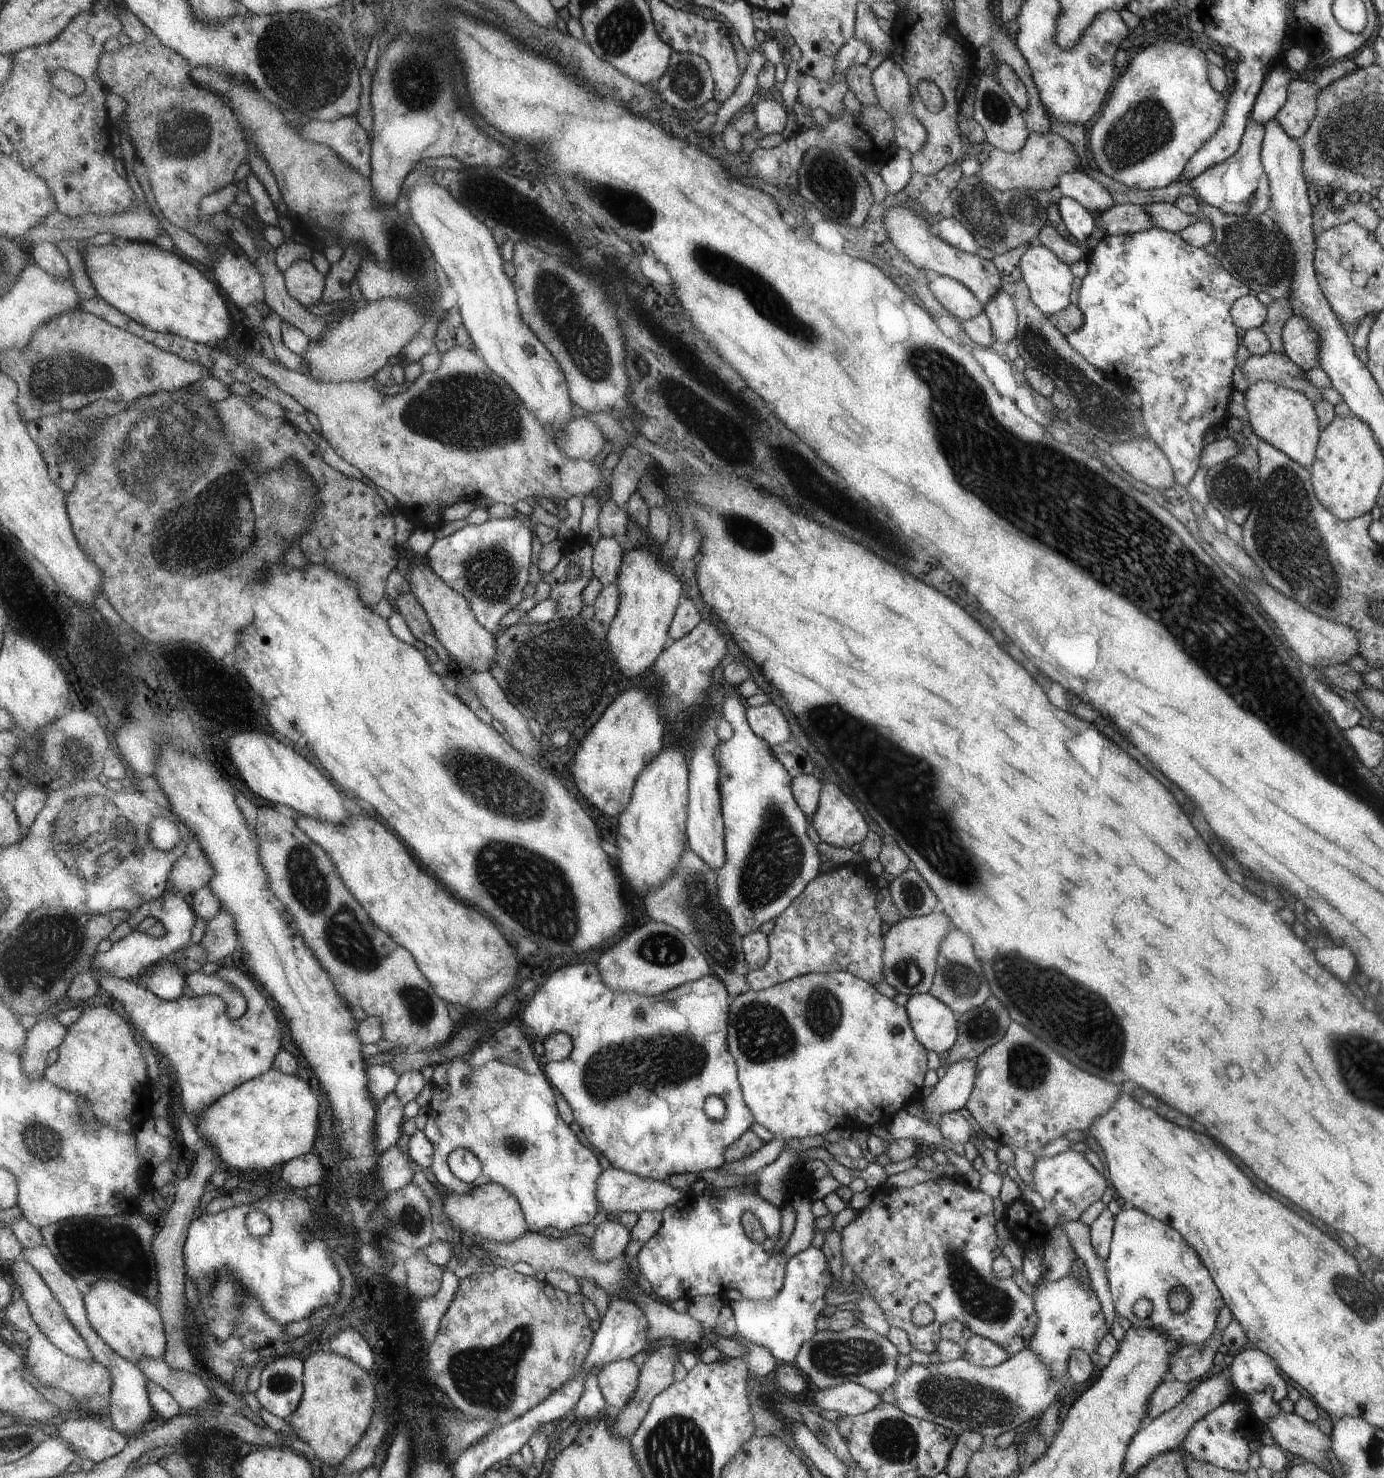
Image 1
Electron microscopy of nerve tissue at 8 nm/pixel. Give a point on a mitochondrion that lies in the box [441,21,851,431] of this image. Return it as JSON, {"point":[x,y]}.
{"point":[558,299]}

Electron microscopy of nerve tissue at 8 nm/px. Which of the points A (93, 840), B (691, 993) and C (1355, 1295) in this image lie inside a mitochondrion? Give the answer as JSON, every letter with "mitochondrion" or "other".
{"A":"mitochondrion","B":"other","C":"mitochondrion"}

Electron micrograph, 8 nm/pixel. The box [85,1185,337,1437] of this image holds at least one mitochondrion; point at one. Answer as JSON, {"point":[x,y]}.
{"point":[137,1272]}

